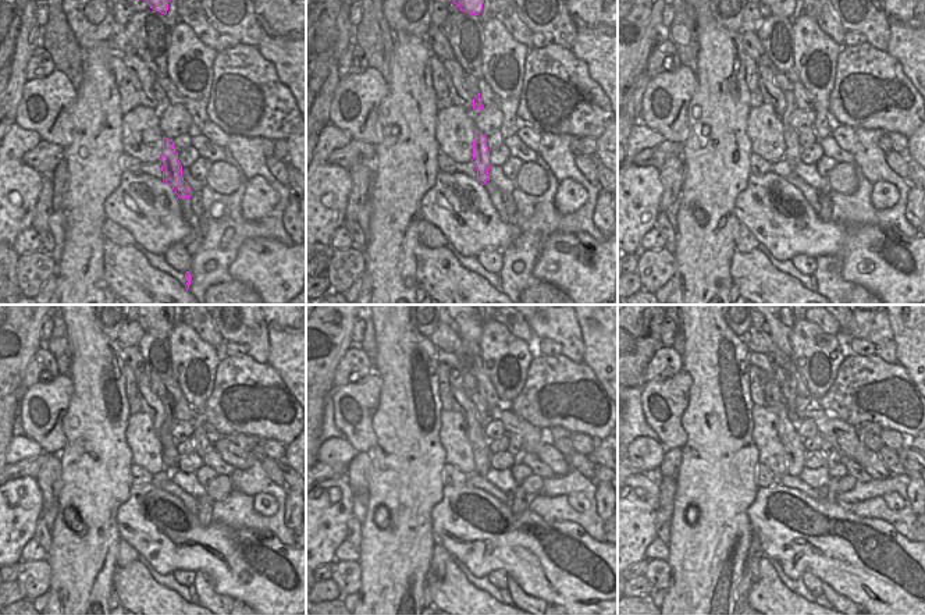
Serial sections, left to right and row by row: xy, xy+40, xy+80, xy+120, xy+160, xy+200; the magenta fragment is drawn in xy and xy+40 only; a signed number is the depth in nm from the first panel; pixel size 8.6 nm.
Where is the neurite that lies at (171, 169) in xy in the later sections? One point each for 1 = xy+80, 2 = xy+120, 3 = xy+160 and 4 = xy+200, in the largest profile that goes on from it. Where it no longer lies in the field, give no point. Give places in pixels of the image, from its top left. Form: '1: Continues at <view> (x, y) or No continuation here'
1: Continues at xy+80 (792, 138)
2: Continues at xy+120 (170, 457)
3: Continues at xy+160 (483, 413)
4: Continues at xy+200 (790, 388).

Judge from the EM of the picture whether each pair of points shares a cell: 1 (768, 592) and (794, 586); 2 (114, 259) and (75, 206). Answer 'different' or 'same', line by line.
1: different
2: different

